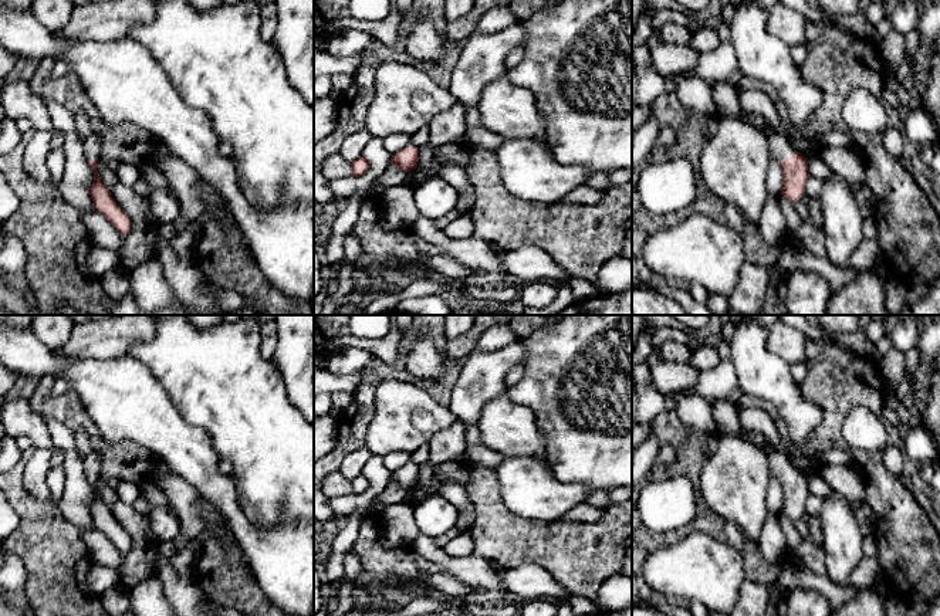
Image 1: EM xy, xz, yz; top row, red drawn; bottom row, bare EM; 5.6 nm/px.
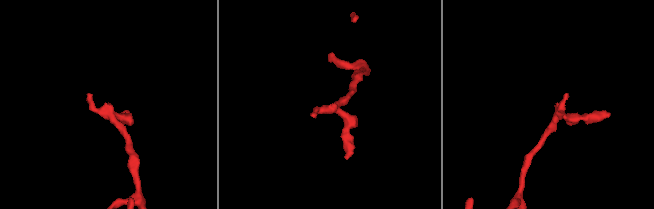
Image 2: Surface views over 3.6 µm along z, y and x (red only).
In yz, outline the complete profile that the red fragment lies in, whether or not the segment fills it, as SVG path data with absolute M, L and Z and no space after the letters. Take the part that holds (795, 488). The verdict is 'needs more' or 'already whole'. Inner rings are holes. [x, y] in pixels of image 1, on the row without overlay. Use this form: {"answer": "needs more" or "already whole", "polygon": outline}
{"answer": "needs more", "polygon": "M771 444L765 453L770 470L781 480L784 501L781 512L795 521L805 512L805 504L809 497L807 475L795 470L789 460Z"}

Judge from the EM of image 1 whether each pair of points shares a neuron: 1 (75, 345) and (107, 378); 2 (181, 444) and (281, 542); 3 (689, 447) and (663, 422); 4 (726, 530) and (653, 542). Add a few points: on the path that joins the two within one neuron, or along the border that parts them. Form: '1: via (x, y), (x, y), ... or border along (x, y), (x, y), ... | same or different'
1: border along (57, 352), (71, 358), (122, 358) | different
2: via (203, 474), (222, 494), (237, 523), (252, 537) | same
3: via (683, 442), (669, 427) | same
4: via (707, 527), (692, 527), (672, 537) | same

